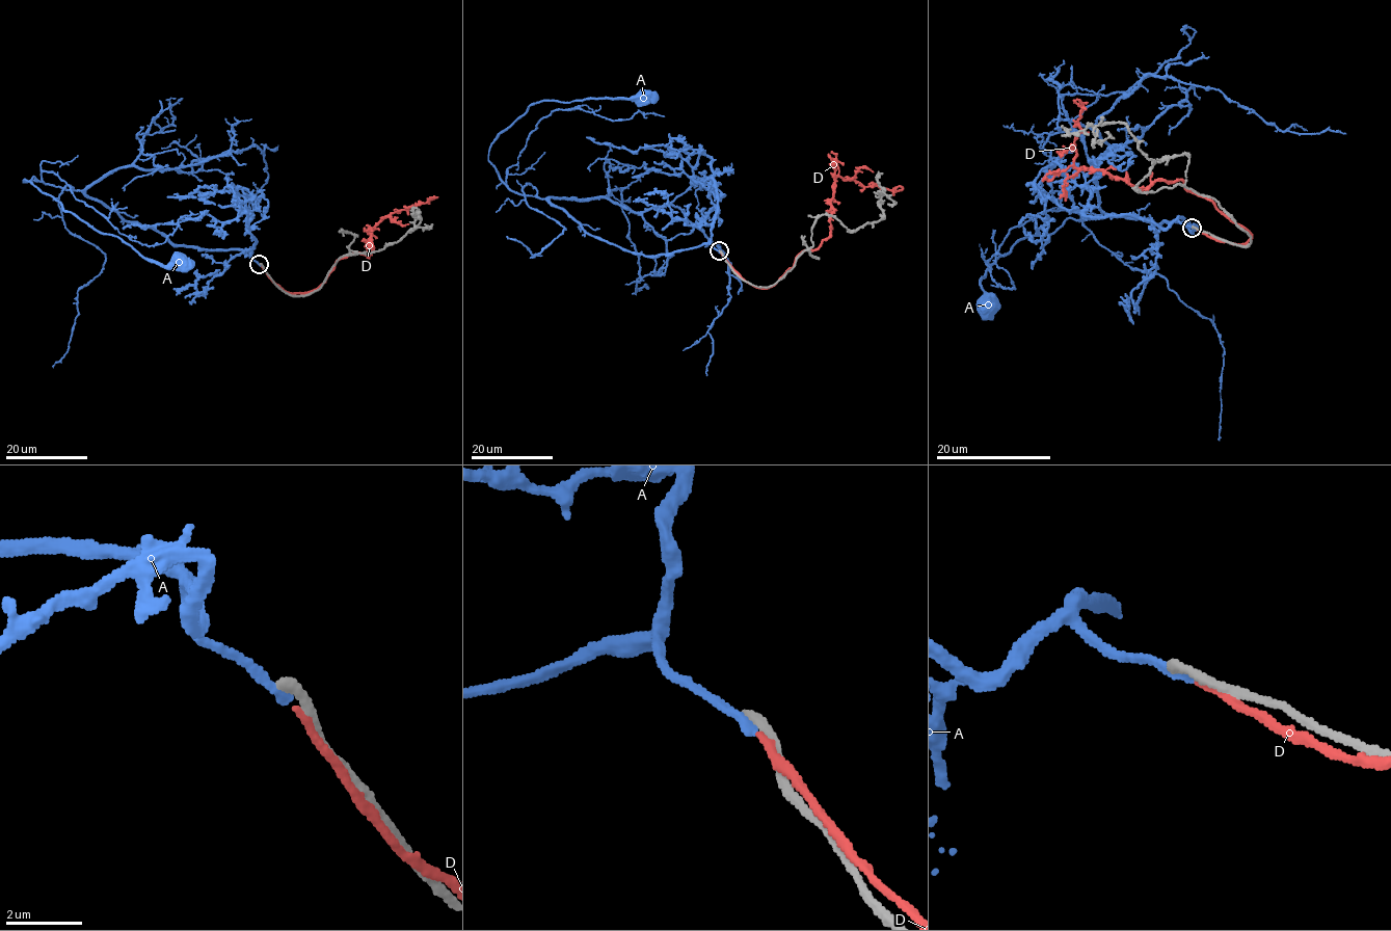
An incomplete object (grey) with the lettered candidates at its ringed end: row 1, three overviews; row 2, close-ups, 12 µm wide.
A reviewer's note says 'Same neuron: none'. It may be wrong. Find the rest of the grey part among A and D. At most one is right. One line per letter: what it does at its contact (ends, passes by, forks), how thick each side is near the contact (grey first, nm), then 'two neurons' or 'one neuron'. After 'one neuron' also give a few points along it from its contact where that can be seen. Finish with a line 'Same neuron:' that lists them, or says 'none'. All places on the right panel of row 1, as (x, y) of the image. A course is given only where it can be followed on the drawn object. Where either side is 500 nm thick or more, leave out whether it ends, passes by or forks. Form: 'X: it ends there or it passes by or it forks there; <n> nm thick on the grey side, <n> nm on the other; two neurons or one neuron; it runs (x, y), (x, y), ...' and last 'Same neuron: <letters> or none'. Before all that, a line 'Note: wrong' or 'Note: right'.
Note: right
A: it ends there; 280 nm thick on the grey side, 280 nm on the other; two neurons
D: it ends there; 220 nm thick on the grey side, 280 nm on the other; two neurons
Same neuron: none

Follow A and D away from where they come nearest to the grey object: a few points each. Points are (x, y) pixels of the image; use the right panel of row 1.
A: (1194, 228), (1178, 217), (1193, 232), (1103, 212), (1067, 218), (988, 268), (980, 285), (992, 316), (990, 302)
D: (1199, 230), (1240, 244), (1251, 233), (1183, 182), (1135, 188), (1100, 170), (1078, 169), (1080, 108), (1074, 99)

